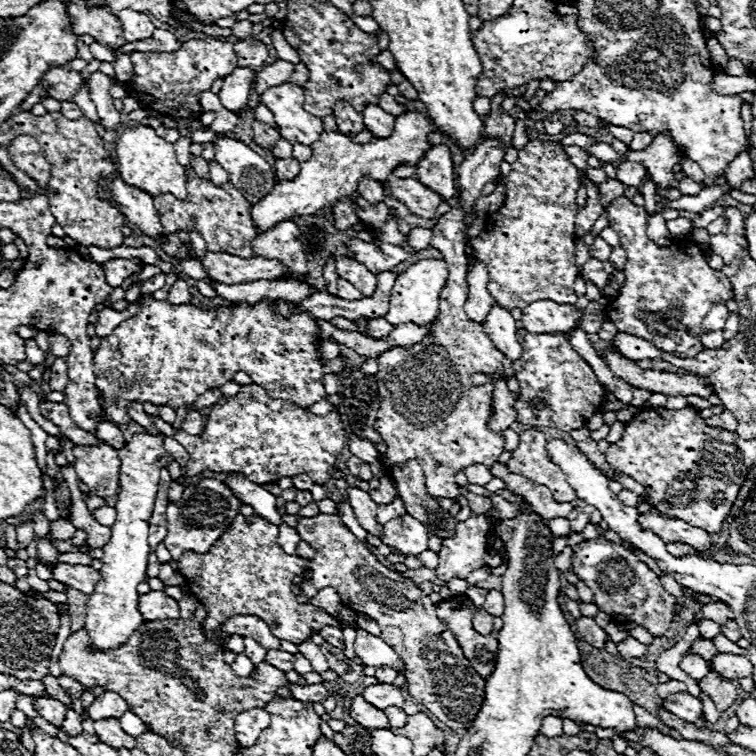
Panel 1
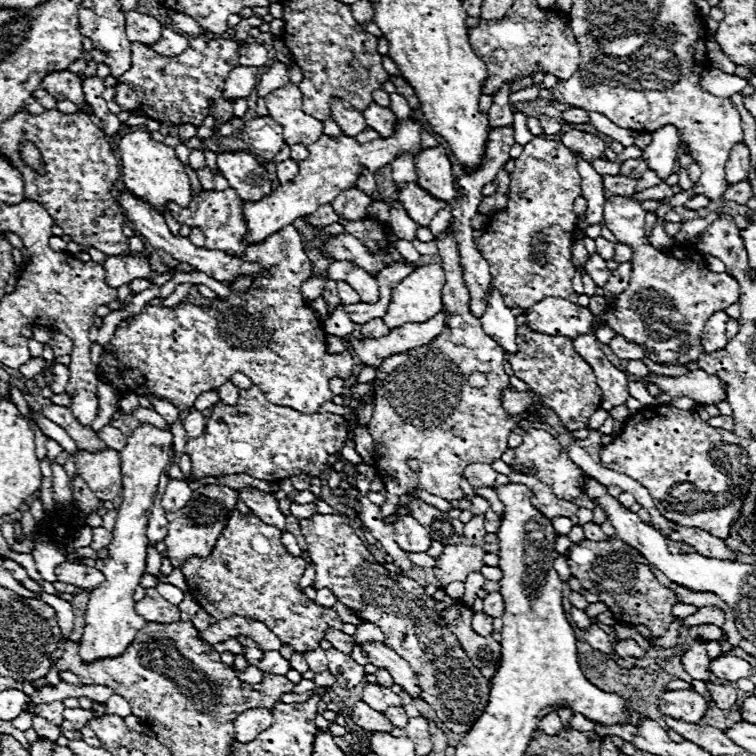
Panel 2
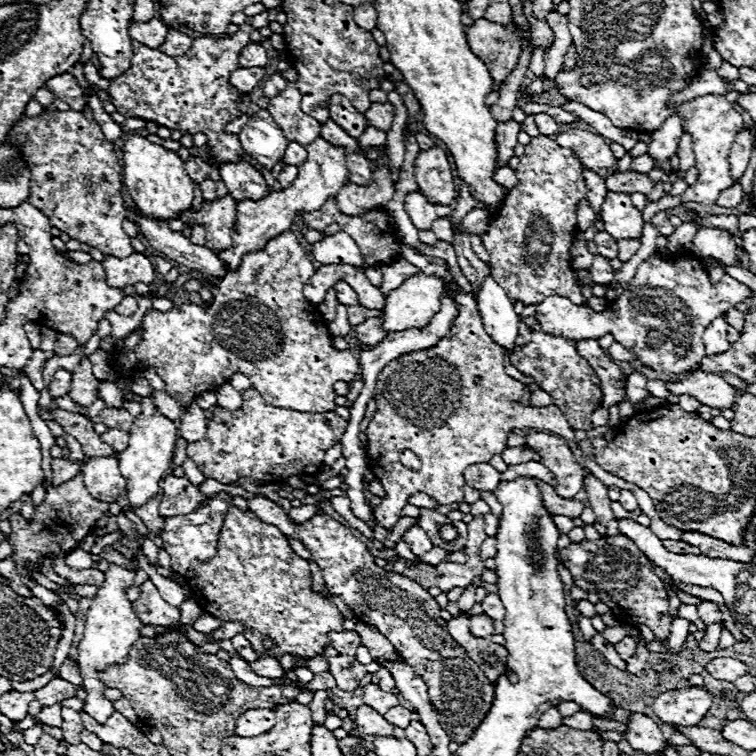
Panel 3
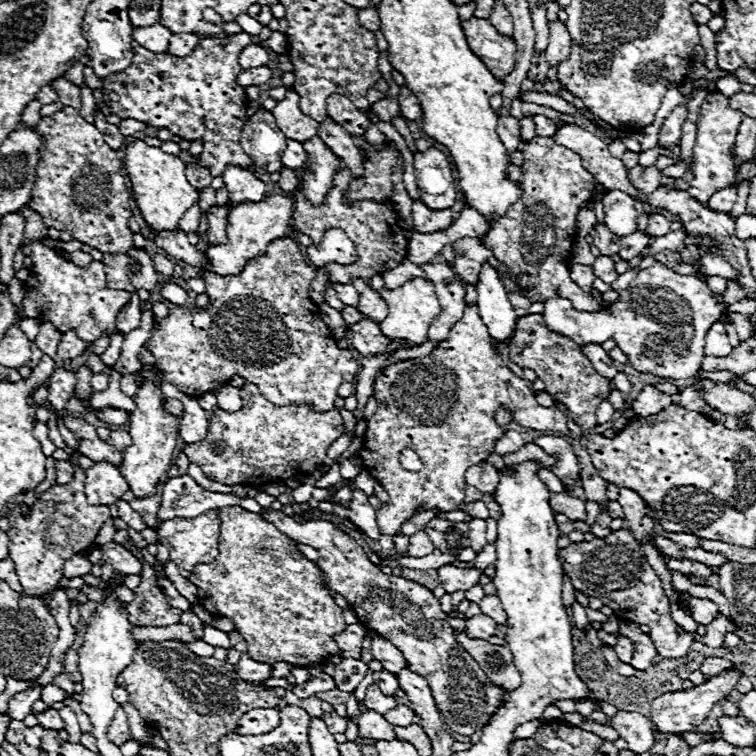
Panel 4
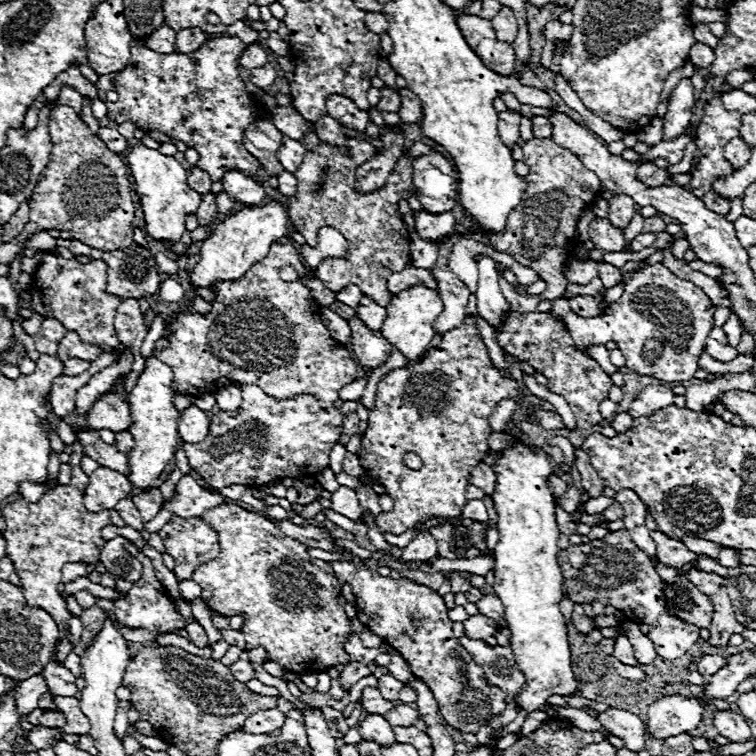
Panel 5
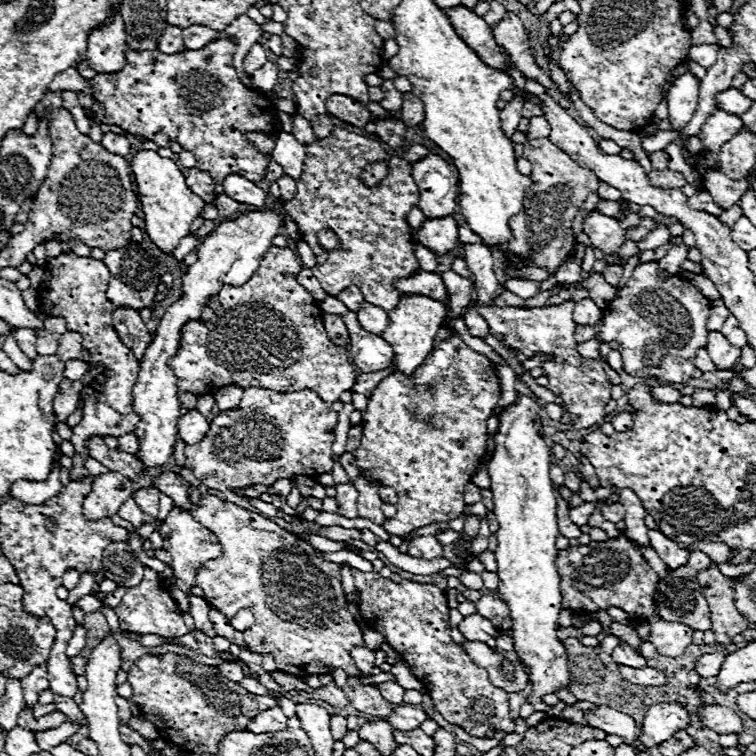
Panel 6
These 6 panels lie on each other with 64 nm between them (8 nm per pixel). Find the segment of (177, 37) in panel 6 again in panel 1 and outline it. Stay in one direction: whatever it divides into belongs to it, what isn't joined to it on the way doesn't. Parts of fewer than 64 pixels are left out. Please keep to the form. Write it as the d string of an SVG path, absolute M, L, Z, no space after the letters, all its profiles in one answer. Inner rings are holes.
M120 10L116 12L118 20L122 22L122 34L128 42L134 42L134 40L144 40L148 36L152 36L154 32L154 24L150 22L150 18L142 12L136 12L136 10Z

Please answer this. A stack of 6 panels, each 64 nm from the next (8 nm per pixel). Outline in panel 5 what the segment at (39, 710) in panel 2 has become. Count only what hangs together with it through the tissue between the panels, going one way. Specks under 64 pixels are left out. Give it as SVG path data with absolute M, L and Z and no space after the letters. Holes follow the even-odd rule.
M46 710L46 712L38 718L38 724L44 726L44 728L64 728L64 726L66 726L66 718L64 718L60 712Z

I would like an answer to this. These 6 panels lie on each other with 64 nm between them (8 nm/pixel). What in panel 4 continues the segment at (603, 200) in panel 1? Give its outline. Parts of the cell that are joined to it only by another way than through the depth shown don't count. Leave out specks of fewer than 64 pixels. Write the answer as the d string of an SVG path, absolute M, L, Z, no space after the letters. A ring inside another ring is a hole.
M634 166L630 172L628 172L628 180L644 194L650 194L658 188L658 168L652 166L652 168L640 168L640 166Z

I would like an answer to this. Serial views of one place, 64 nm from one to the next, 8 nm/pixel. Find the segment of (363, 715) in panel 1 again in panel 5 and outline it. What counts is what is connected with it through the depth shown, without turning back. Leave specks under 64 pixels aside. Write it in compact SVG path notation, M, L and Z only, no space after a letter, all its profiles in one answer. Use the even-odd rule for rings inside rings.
M368 714L360 722L360 734L362 734L364 740L372 740L372 742L376 742L380 746L392 746L396 742L392 726L380 714Z

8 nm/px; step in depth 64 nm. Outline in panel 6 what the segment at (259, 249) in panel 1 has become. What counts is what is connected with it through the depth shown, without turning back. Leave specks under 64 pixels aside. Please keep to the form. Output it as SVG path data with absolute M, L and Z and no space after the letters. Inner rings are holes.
M272 246L248 284L240 288L226 284L220 290L222 306L214 312L218 322L188 322L182 328L176 356L168 358L168 366L178 378L178 390L202 396L214 394L228 384L268 388L274 392L310 388L328 406L344 390L350 390L356 382L356 366L346 348L336 346L328 338L316 300L294 278L288 278L300 270L302 264L294 250Z

